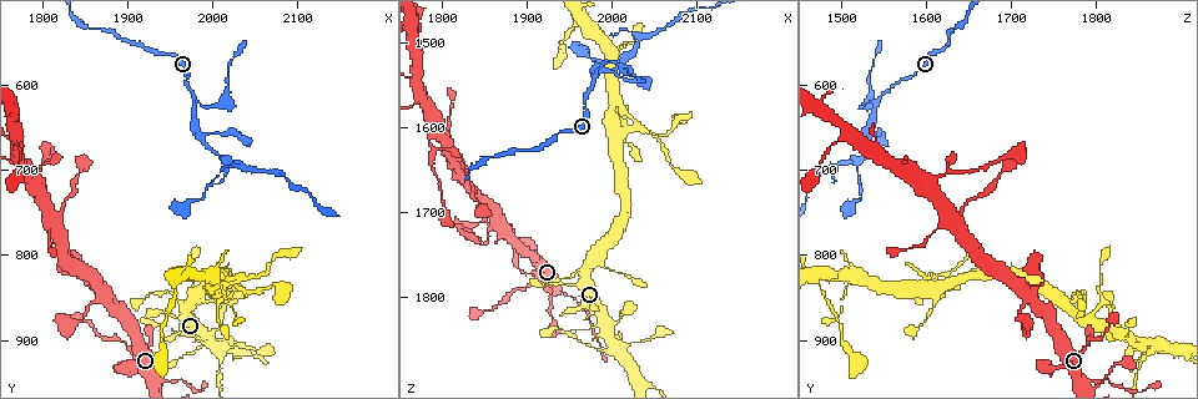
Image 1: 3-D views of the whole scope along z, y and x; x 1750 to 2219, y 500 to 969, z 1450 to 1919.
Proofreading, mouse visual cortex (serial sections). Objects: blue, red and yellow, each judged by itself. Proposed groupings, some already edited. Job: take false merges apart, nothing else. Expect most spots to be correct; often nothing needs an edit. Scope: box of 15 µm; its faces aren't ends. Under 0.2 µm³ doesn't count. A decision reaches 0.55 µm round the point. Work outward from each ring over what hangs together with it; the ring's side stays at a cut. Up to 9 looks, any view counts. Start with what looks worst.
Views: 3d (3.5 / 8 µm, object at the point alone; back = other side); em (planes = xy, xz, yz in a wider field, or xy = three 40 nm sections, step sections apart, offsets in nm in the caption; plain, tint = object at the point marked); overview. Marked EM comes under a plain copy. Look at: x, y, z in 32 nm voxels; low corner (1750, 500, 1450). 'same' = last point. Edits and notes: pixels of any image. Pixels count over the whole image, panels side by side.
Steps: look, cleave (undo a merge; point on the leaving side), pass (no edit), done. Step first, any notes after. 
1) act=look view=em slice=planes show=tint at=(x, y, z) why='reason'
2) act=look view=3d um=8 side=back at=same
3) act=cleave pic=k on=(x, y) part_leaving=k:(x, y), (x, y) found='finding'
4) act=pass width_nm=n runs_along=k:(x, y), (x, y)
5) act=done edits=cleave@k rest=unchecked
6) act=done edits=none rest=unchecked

act=look view=3d um=3.5 side=back at=(2015, 835, 1600) why='small branch off a trunk'

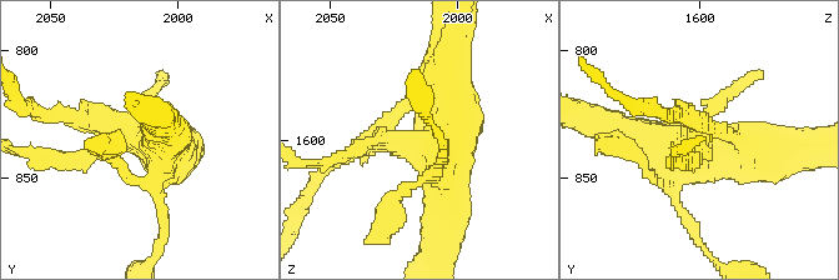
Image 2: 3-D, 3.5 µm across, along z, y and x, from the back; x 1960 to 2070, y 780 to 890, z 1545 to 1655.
act=look view=em slice=xy step=3 show=tint at=(2013, 835, 1603)

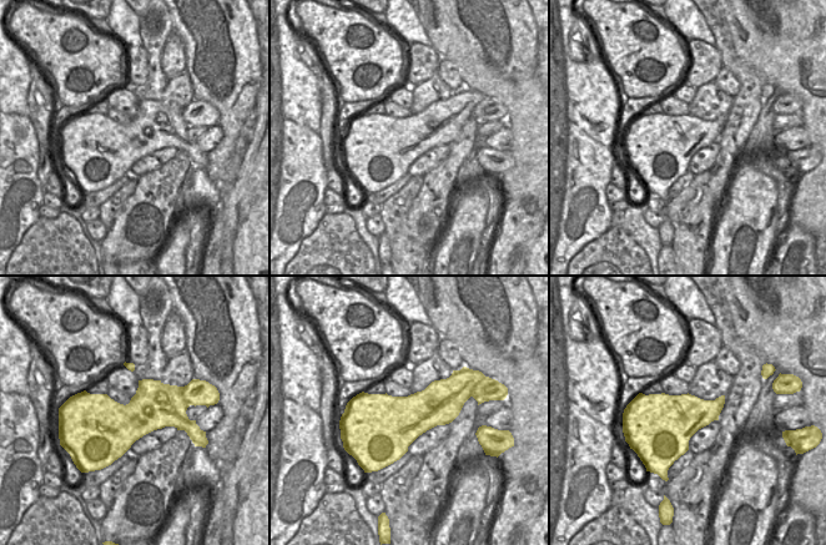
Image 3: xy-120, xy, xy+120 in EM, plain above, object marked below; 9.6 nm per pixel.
act=pass runs_along=2:(604, 125), (668, 148), (764, 148) found='one cell here'

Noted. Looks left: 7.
act=look view=3d um=3.5 at=(1785, 715, 1605) why='three-way junction'

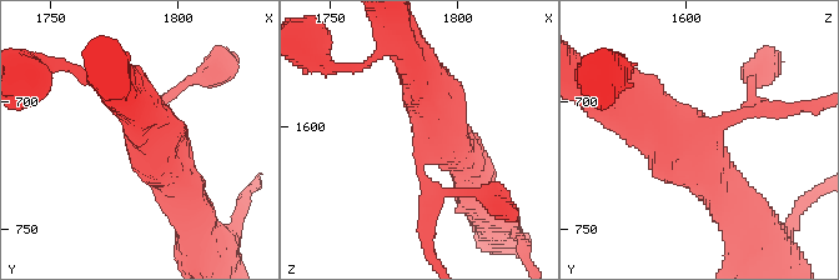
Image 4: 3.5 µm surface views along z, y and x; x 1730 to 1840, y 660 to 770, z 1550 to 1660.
act=look view=em slice=xy step=2 show=tint at=(1790, 713, 1608) arms=3 arm_widths_nm=150,500,600

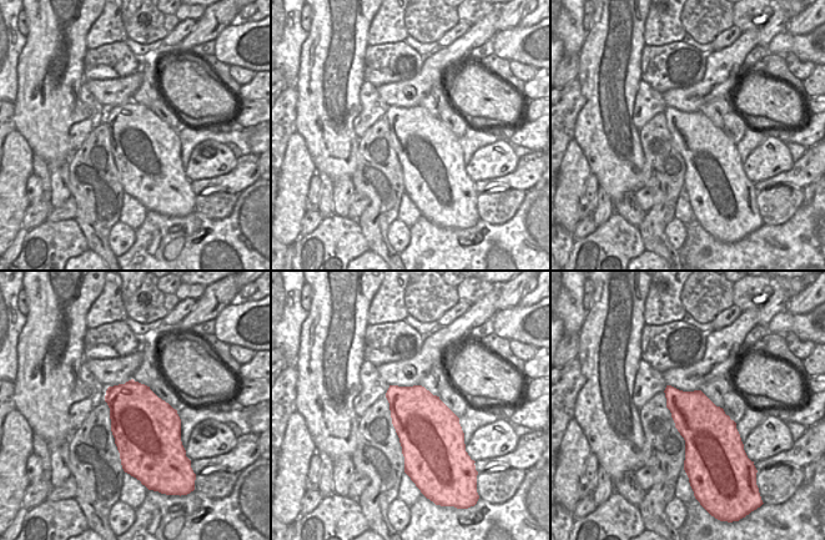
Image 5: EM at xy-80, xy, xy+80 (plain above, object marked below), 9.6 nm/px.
act=look view=em slice=xy step=5 show=tint at=same why='another direction'

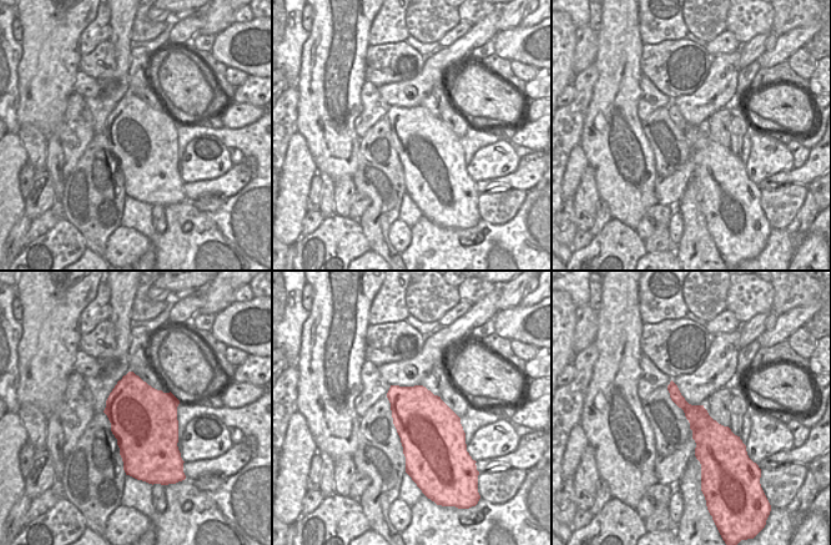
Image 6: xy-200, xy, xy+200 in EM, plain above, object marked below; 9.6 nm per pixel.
act=pass width_nm=600 runs_along=4:(739, 216), (678, 136), (633, 109) found='continuous, no second cell'

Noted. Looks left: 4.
act=look view=3d um=3.5 at=(2010, 915, 1860) why='thin arm on a thick one'

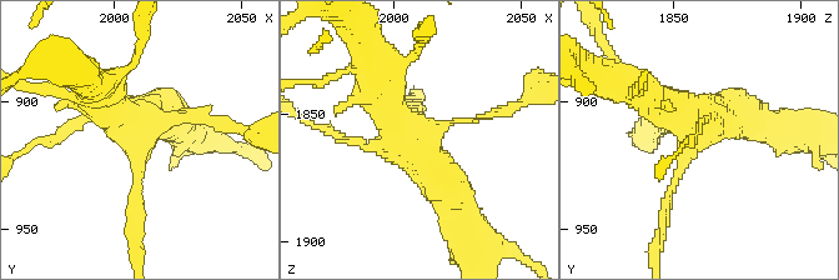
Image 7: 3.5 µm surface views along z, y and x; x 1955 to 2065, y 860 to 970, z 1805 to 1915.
act=pass runs_along=7:(377, 78), (388, 113), (455, 201) found='all the same cell'

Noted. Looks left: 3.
act=look view=3d um=8 at=(1890, 930, 1765) why='sharp bend'

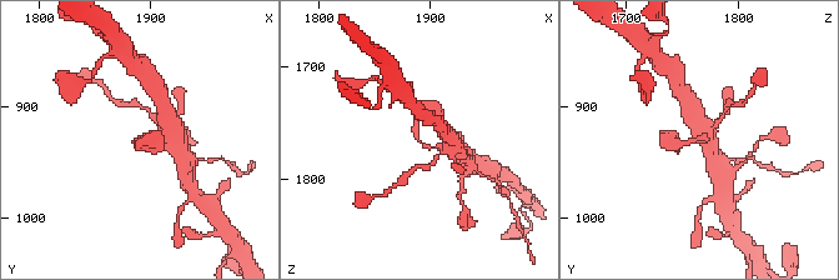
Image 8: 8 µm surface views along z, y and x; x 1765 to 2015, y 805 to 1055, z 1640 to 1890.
act=look view=em slice=xy step=3 show=tint at=(1890, 932, 1766)

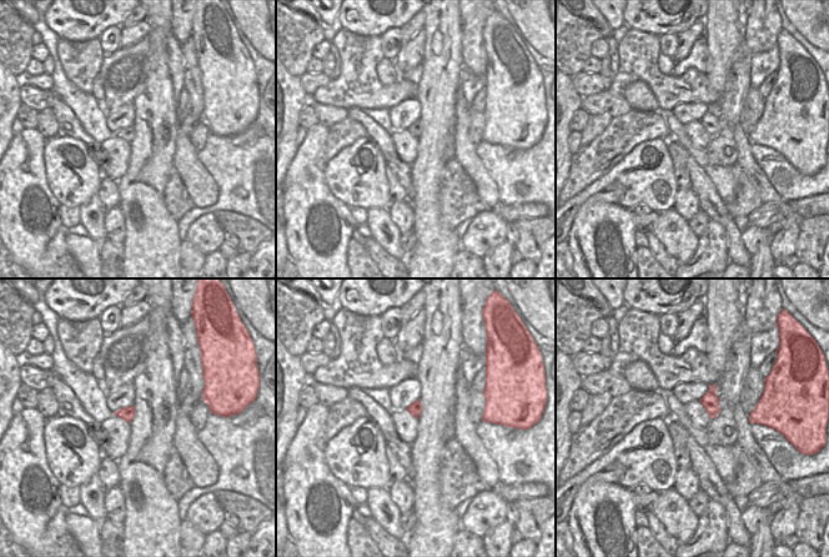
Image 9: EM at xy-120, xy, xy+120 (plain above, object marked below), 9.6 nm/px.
act=pass runs_along=8:(703, 133), (707, 141), (671, 141) found='continuous, no second cell'

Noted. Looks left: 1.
act=done edits=none rest=unchecked

